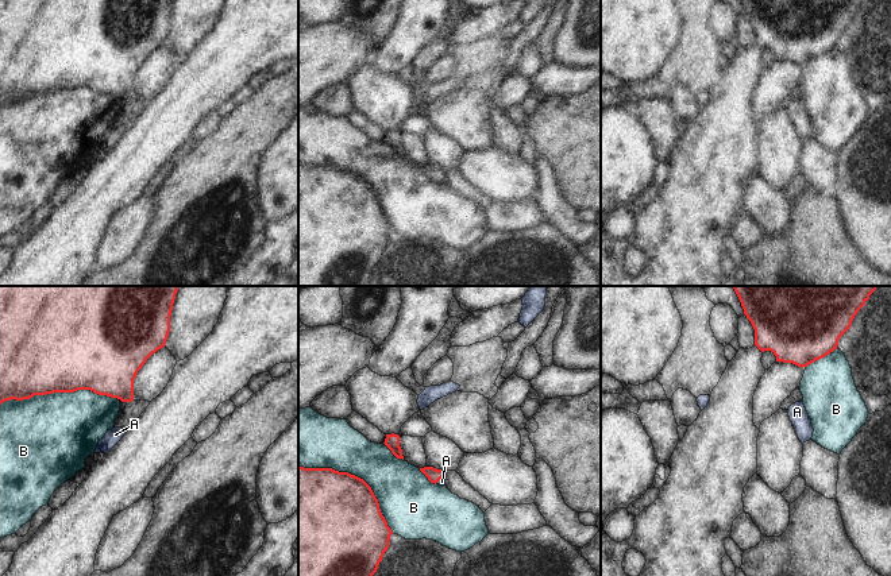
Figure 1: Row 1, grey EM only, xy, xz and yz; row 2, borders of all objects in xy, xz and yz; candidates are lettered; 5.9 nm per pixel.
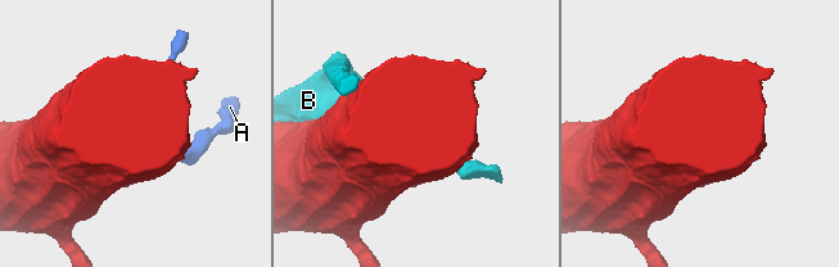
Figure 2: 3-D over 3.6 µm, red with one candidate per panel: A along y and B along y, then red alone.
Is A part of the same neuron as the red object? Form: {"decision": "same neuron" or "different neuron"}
{"decision": "same neuron"}

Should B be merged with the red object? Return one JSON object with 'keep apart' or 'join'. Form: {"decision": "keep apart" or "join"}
{"decision": "keep apart"}

